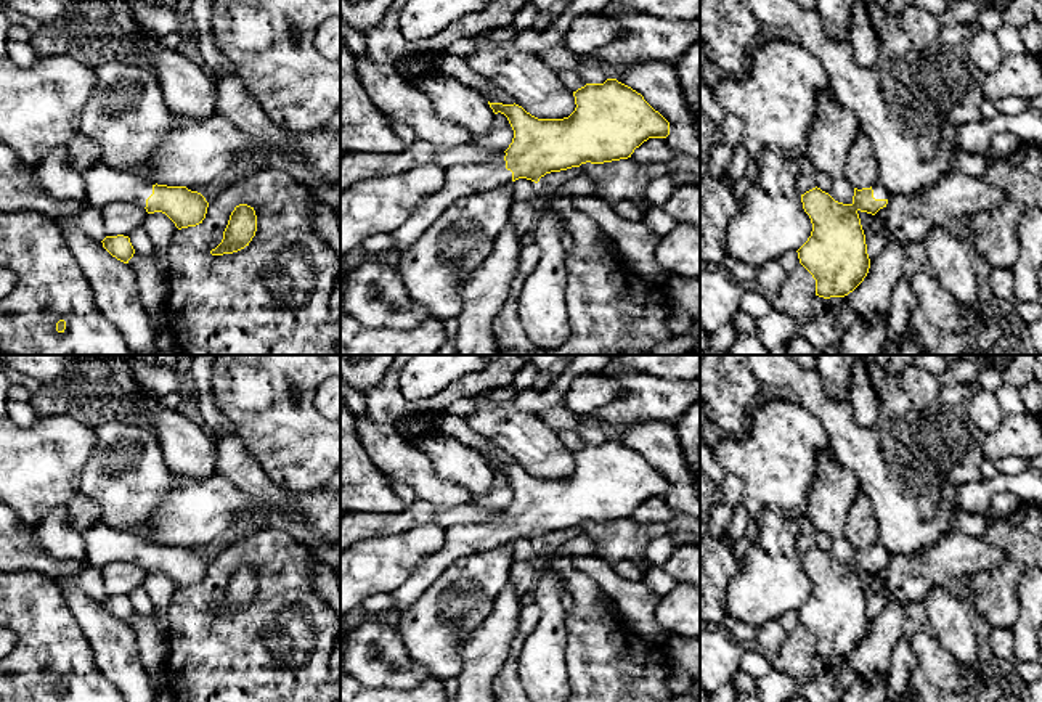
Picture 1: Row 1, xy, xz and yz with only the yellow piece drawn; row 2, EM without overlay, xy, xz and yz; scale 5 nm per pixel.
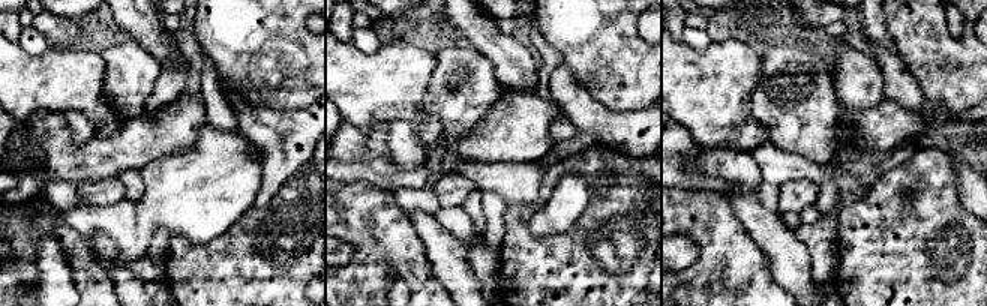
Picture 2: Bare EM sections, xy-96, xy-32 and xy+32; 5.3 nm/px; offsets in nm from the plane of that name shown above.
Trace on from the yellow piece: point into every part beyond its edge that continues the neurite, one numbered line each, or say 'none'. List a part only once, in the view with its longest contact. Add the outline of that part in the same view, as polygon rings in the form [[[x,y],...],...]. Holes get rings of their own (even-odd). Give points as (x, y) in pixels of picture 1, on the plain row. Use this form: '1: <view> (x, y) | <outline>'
1: yz (880, 551) | [[[877,541],[872,546],[872,549],[873,549],[873,557],[875,559],[888,559],[889,561],[891,554],[888,553],[888,549],[880,541]]]

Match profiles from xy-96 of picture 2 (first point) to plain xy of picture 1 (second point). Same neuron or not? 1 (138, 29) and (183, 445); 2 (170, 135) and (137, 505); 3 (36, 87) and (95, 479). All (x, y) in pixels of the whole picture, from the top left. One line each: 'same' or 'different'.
1: same
2: different
3: different

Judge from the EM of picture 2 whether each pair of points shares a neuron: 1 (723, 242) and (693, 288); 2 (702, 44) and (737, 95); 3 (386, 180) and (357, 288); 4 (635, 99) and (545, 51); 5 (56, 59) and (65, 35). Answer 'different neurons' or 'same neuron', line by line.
1: same neuron
2: different neurons
3: different neurons
4: different neurons
5: different neurons

